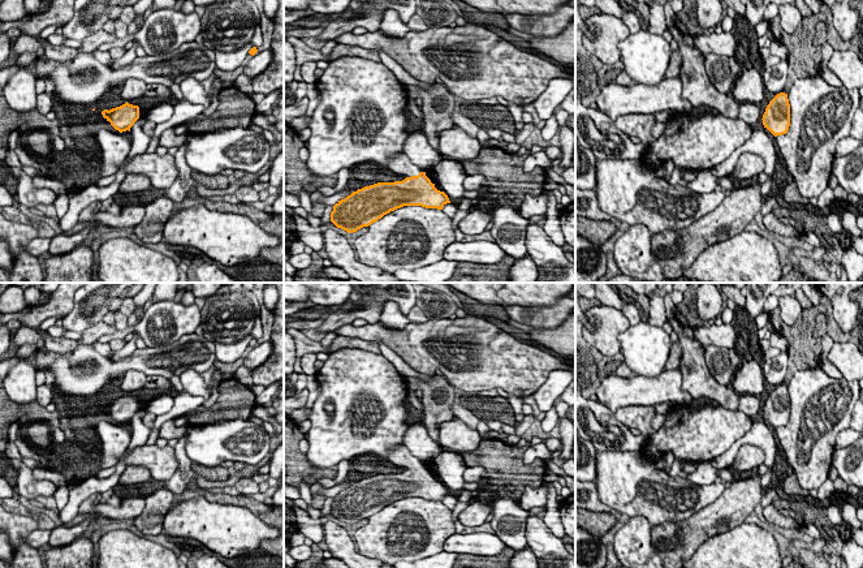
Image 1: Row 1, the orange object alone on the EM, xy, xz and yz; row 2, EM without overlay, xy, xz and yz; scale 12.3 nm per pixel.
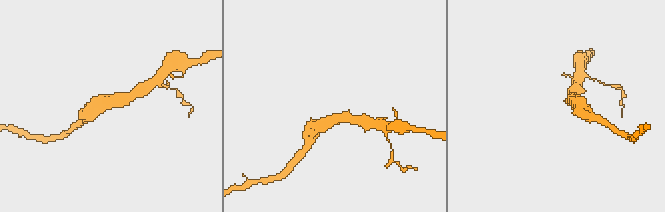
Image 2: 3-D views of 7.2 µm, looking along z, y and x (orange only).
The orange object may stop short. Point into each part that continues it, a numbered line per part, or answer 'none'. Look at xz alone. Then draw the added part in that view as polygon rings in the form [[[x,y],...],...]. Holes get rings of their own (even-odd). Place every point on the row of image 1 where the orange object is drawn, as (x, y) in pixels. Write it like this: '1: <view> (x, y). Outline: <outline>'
1: xz (401, 164). Outline: [[[404,152],[389,159],[388,168],[406,177],[418,176],[420,172],[423,172],[420,168],[413,164],[409,156]]]

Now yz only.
none

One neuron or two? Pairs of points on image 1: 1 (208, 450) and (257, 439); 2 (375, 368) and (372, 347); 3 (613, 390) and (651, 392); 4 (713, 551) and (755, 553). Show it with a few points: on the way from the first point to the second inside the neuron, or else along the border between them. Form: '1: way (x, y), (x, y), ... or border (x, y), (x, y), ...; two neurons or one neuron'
1: way (220, 442), (245, 440); one neuron
2: border (344, 347), (361, 348), (380, 354); two neurons
3: way (622, 391), (642, 391); one neuron
4: way (724, 553), (745, 553); one neuron

